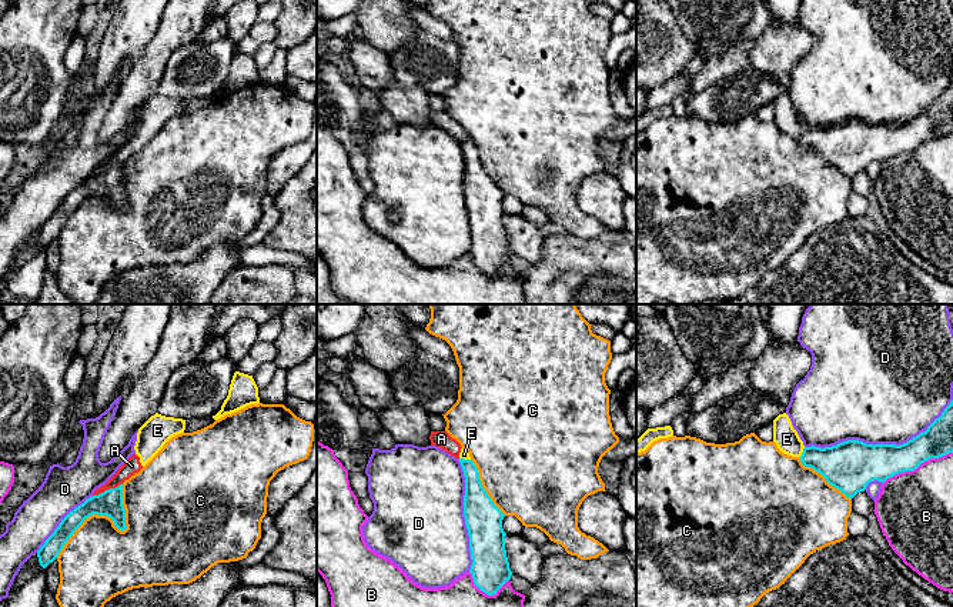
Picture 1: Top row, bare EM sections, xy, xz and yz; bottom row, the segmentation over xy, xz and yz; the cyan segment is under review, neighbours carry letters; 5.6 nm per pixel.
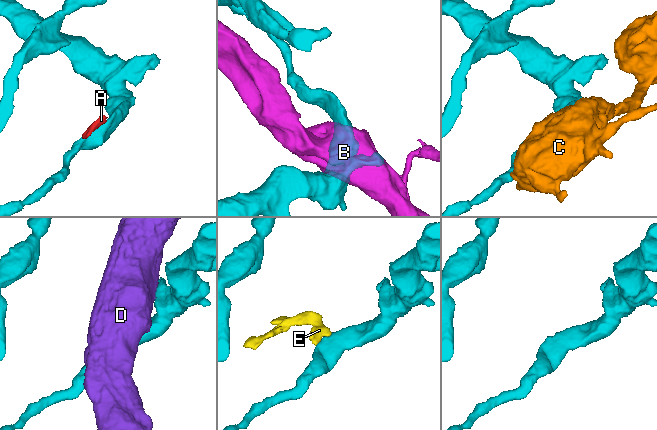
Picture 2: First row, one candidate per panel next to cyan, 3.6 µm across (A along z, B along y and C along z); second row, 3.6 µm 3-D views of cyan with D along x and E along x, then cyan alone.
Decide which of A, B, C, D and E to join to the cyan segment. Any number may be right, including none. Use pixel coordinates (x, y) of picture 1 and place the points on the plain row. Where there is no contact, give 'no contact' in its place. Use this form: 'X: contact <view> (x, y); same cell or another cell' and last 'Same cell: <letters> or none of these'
A: contact xy (107, 170); another cell
B: contact yz (918, 146); another cell
C: contact xy (109, 196); another cell
D: contact yz (880, 124); another cell
E: contact yz (803, 132); another cell
Same cell: none of these

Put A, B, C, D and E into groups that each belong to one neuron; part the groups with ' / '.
A E / B / C / D

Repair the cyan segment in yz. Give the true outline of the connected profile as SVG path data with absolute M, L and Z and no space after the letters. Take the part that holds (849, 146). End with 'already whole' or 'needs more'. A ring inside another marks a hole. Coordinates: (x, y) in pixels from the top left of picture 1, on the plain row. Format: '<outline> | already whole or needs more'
M953 80L926 111L904 124L866 124L847 120L832 127L805 127L800 141L822 154L850 180L870 161L916 150L930 139L953 133Z | already whole

